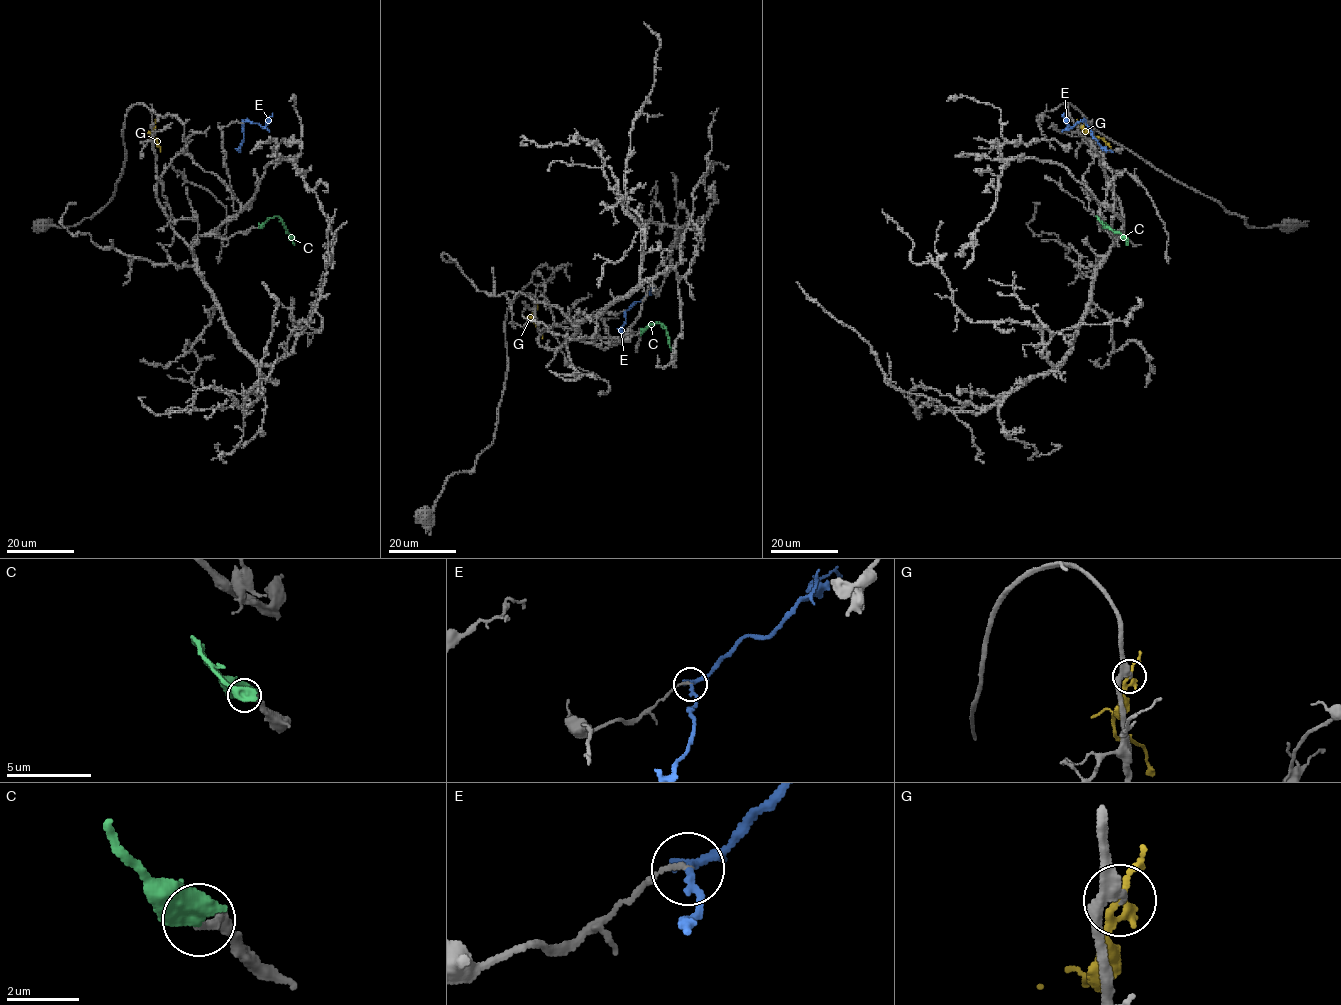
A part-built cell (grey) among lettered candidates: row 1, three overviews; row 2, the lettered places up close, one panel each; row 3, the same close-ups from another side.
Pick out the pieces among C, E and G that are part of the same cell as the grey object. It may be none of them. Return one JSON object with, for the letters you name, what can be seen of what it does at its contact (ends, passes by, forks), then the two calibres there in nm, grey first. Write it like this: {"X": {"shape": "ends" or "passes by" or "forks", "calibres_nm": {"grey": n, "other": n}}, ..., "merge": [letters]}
{"C": {"shape": "ends", "calibres_nm": {"grey": 200, "other": 700}}, "merge": ["C"]}

